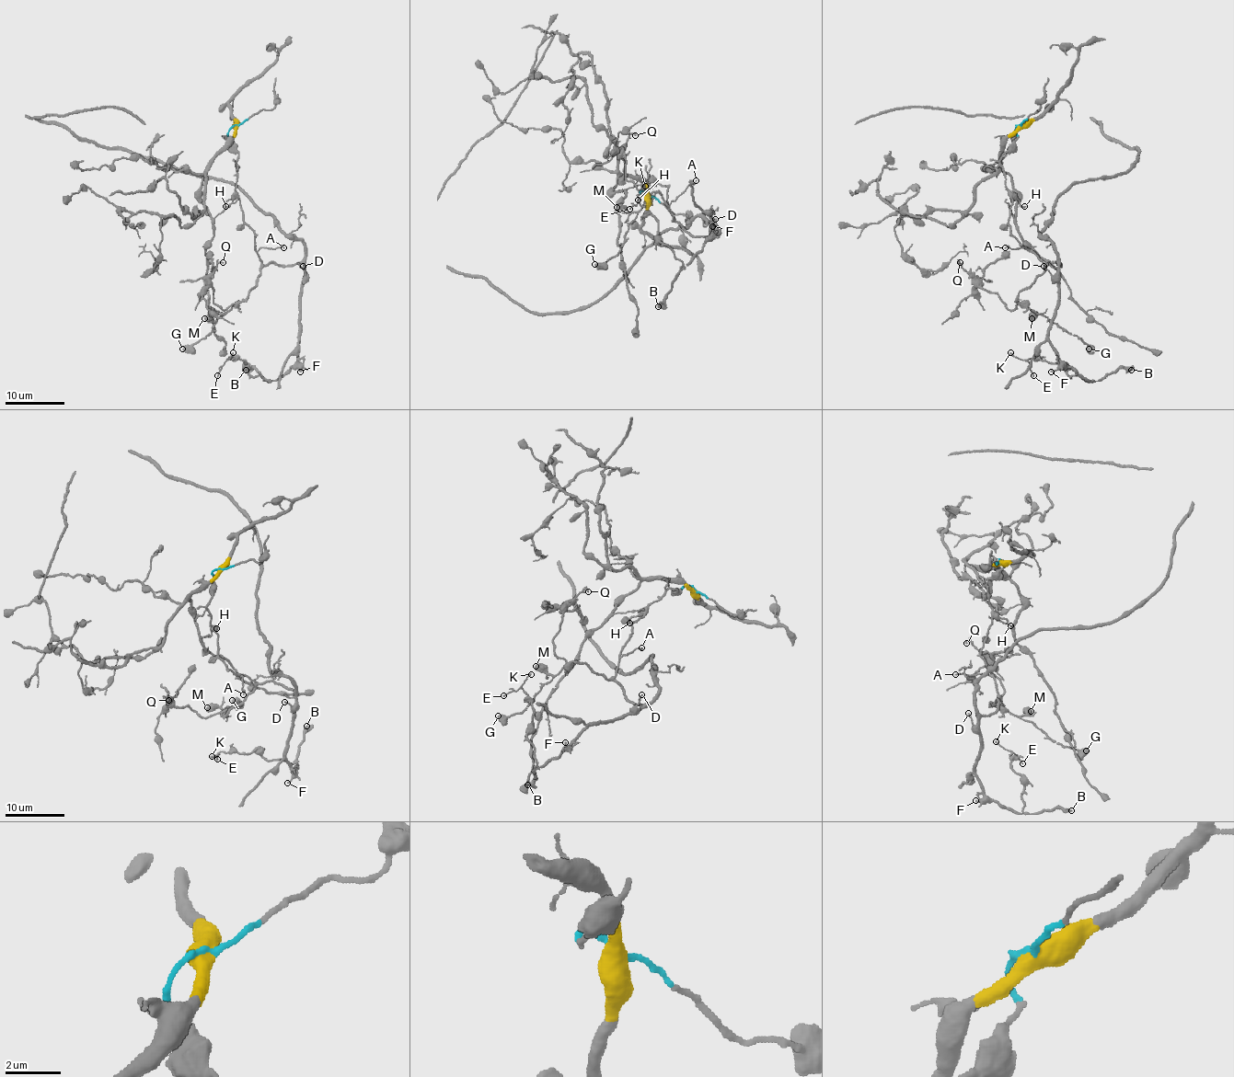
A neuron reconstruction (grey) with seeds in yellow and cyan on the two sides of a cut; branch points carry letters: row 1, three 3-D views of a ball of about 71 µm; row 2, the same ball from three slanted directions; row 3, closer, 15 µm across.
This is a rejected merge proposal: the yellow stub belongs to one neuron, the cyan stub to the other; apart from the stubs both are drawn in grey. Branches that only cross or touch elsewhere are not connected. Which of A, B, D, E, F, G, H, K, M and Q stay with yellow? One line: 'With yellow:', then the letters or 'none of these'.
With yellow: none of these

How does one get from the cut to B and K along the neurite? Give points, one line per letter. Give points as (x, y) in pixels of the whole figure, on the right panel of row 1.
B: (1019, 124), (1000, 160), (1011, 200), (1011, 234), (1047, 265), (1060, 265), (1049, 343), (1090, 381), (1132, 370)
K: (1019, 124), (1000, 160), (1011, 200), (1011, 234), (1047, 265), (1060, 265), (1049, 343), (1091, 381), (1010, 352)

